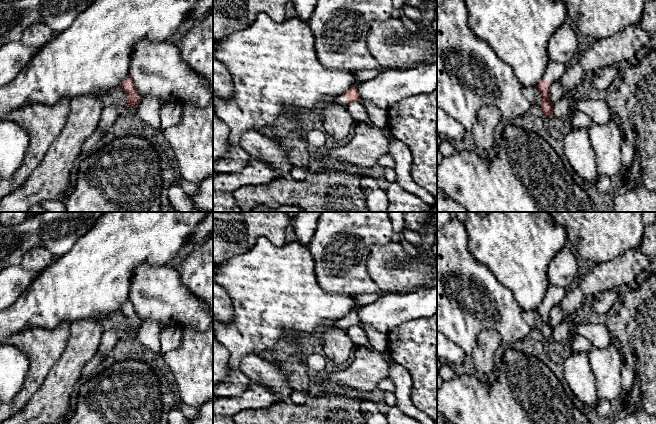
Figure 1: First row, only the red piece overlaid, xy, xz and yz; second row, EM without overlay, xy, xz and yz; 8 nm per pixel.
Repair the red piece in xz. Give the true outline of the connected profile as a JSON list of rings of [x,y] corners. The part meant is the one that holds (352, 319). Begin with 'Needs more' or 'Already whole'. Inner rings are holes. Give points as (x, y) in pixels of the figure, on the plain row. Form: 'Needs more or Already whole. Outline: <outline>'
Needs more. Outline: [[[352,310],[349,314],[344,316],[342,319],[337,320],[335,327],[343,331],[347,331],[349,327],[360,326],[360,319],[357,314],[357,310]]]

